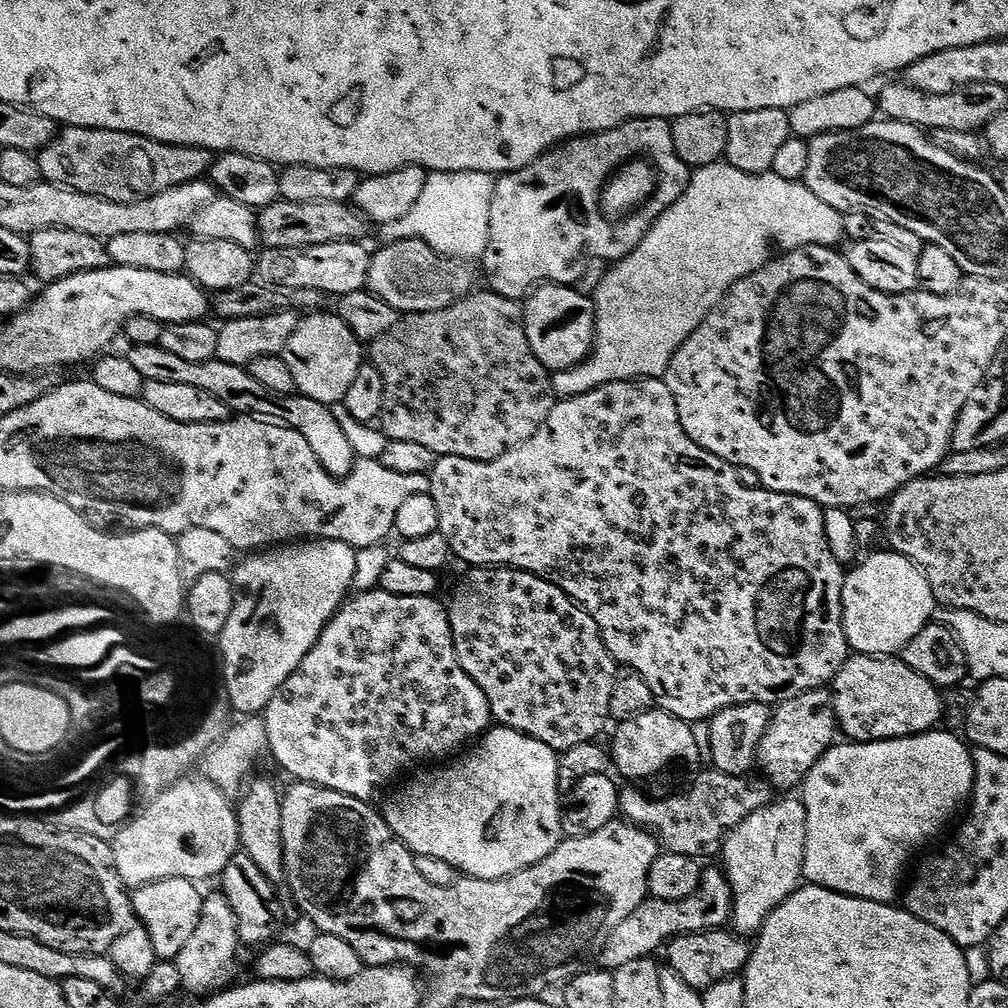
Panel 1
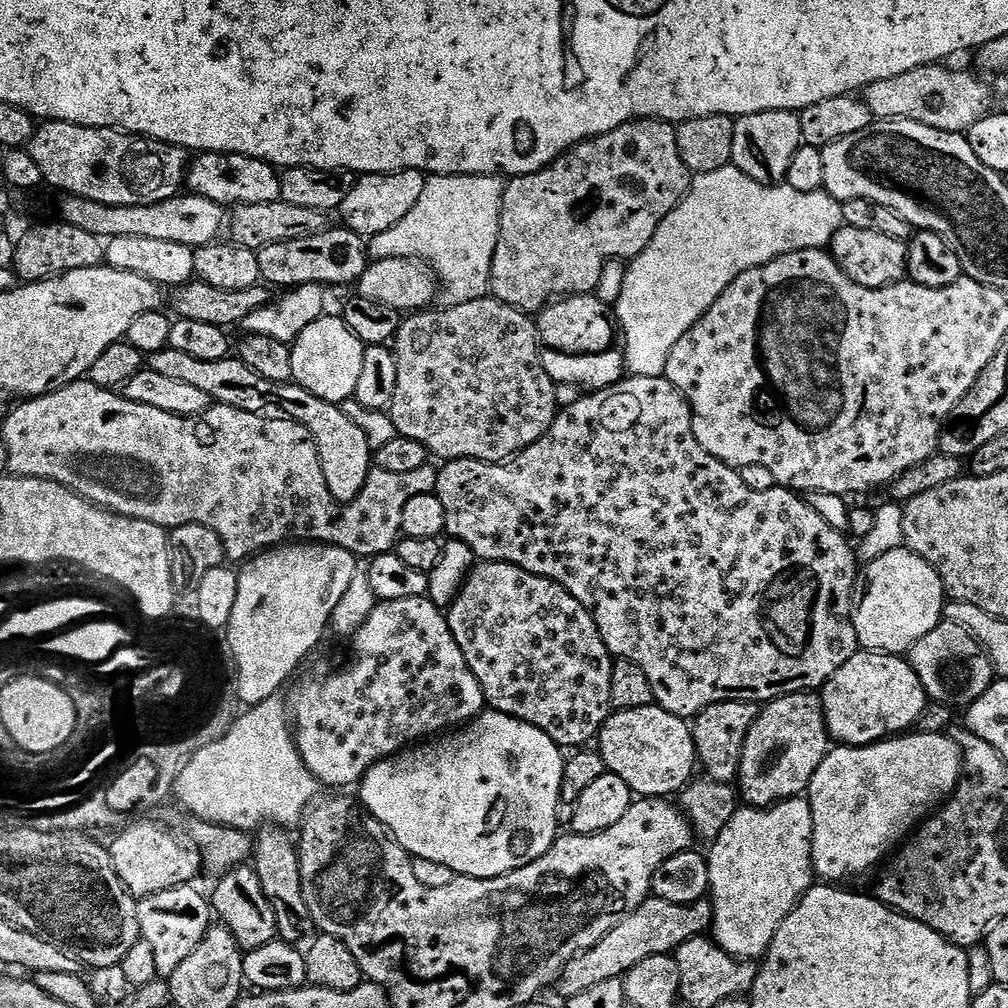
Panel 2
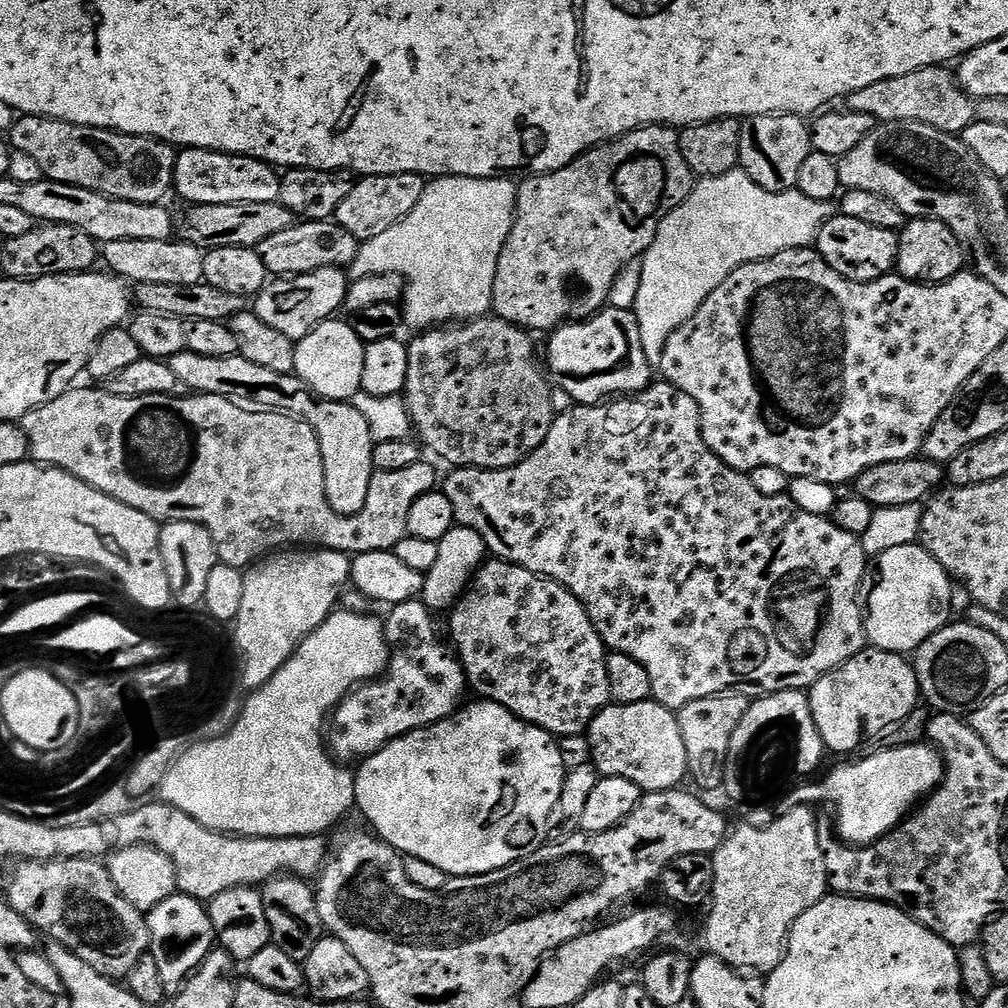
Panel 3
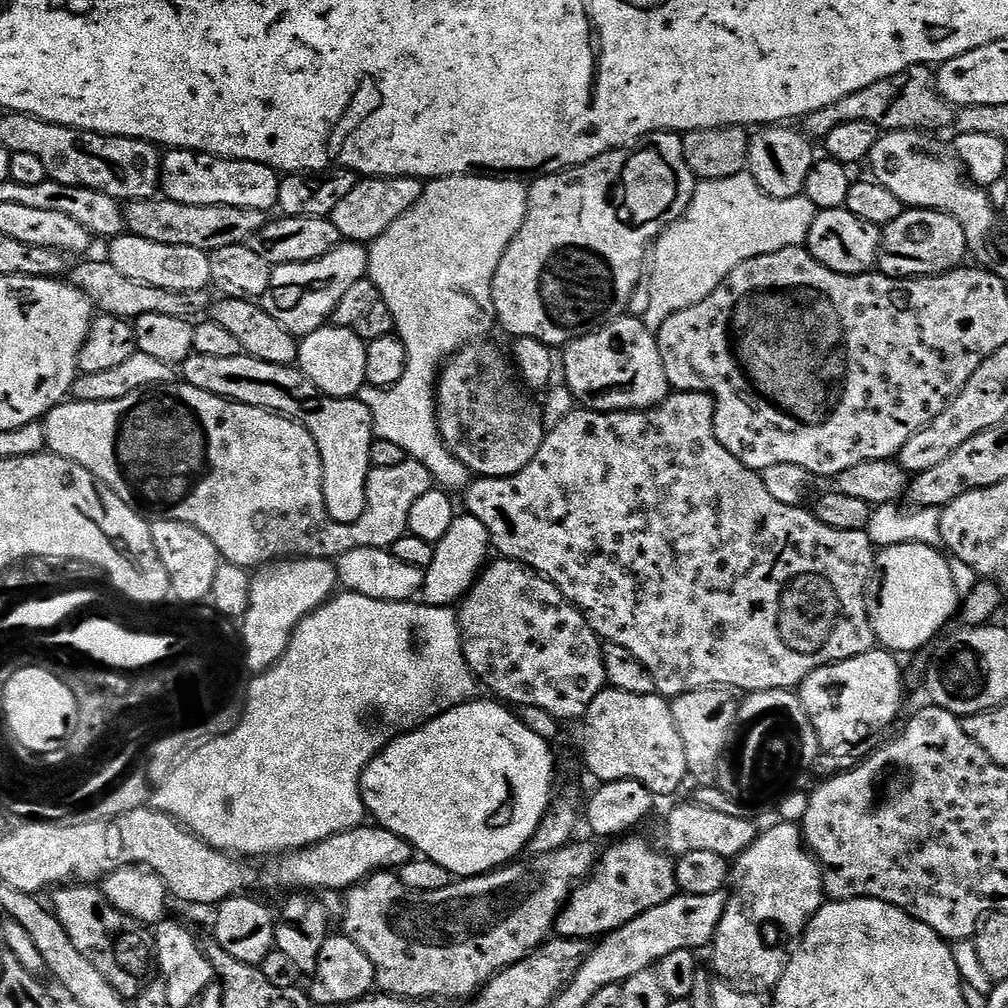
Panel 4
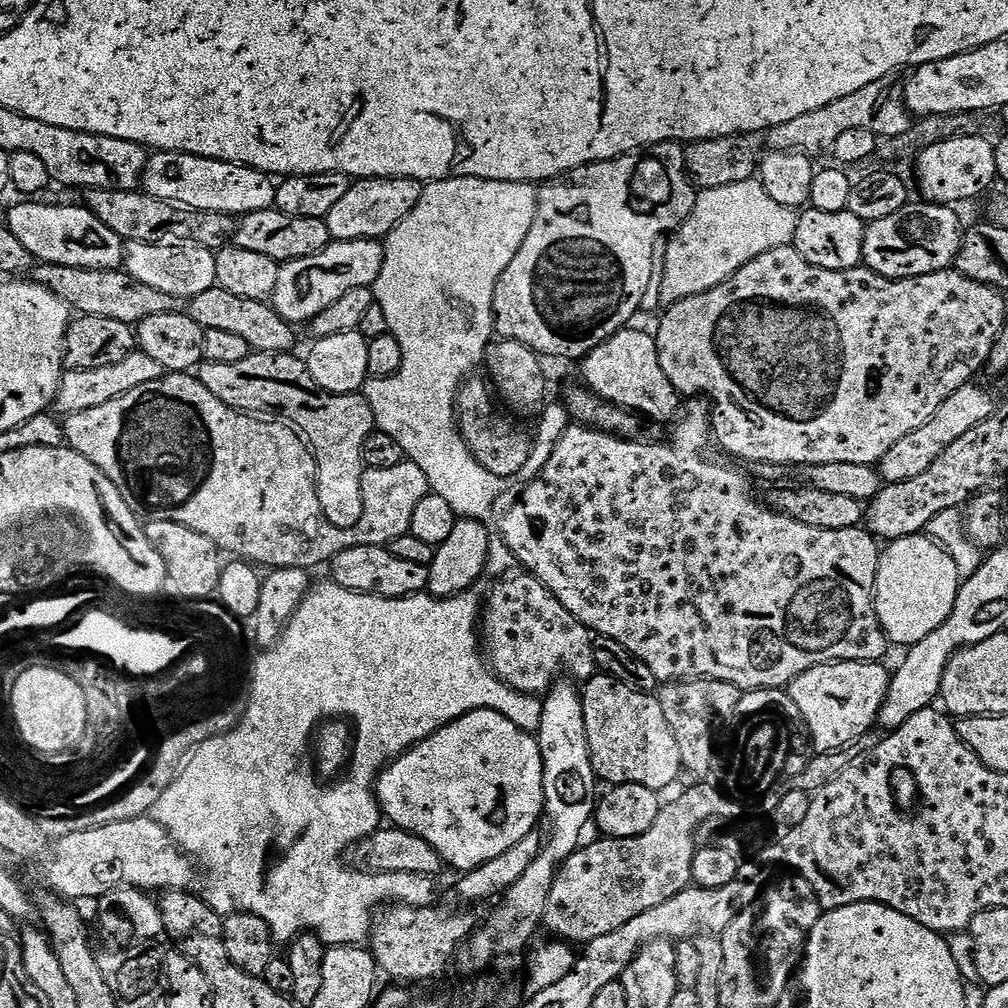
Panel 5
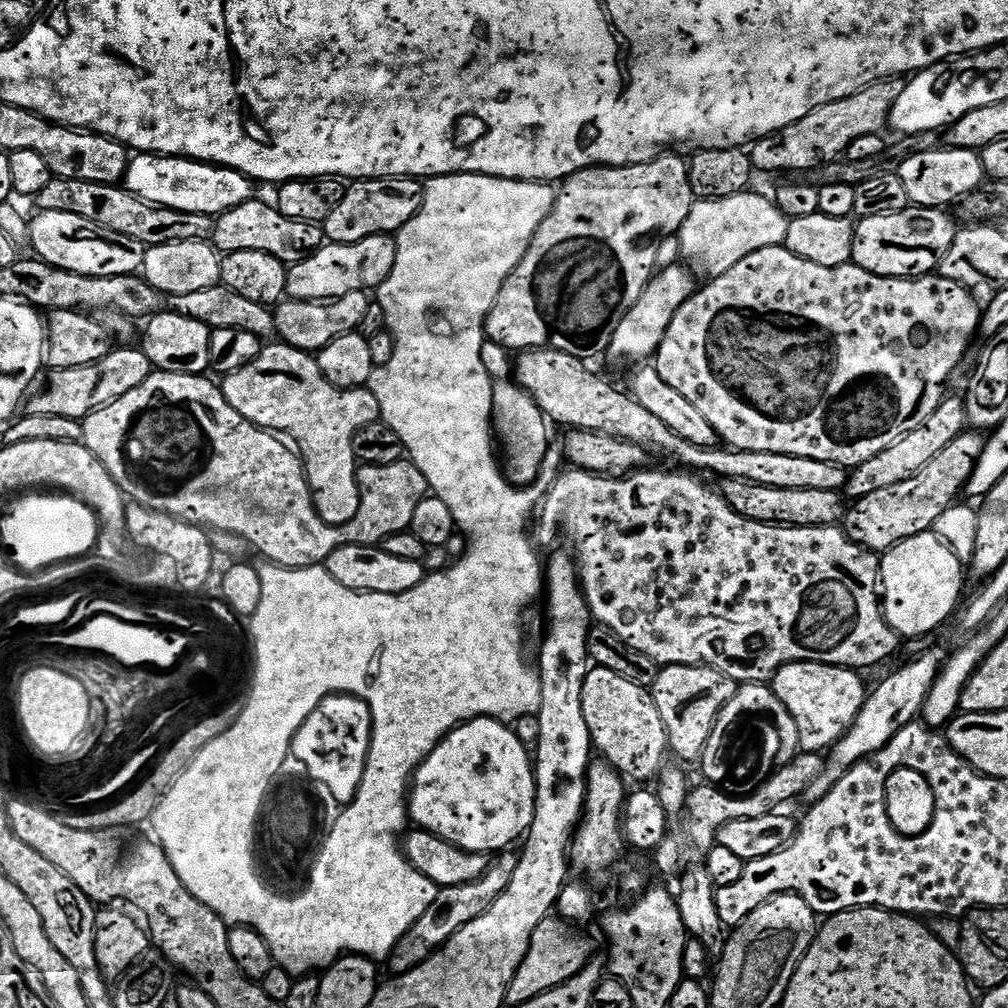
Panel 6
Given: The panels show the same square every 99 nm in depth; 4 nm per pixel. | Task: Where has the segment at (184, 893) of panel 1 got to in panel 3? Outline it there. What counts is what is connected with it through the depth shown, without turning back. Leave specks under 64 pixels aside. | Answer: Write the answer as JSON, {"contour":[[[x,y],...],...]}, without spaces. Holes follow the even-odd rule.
{"contour":[[[177,894],[158,902],[158,906],[146,913],[146,919],[150,955],[158,962],[158,975],[162,978],[165,993],[175,994],[216,944],[216,931],[208,917],[208,909],[199,900]]]}

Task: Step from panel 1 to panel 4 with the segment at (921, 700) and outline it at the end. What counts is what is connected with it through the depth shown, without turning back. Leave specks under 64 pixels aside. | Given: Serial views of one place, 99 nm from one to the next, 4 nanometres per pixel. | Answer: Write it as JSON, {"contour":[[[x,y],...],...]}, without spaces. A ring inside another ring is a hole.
{"contour":[[[877,646],[866,654],[858,654],[849,660],[839,660],[837,664],[827,664],[814,670],[798,686],[798,695],[810,722],[816,731],[821,749],[828,754],[840,754],[852,750],[855,744],[864,744],[871,736],[879,734],[896,720],[900,707],[904,704],[904,676],[900,664],[893,653]]]}

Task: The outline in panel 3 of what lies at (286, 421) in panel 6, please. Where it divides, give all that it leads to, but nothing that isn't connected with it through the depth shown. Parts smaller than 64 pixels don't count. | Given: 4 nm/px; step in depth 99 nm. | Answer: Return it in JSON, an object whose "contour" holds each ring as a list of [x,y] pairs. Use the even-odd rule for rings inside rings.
{"contour":[[[190,351],[179,352],[167,360],[170,370],[174,372],[174,378],[189,393],[202,396],[225,396],[233,402],[247,402],[260,410],[273,412],[287,412],[289,416],[299,416],[314,430],[318,438],[318,446],[322,454],[322,466],[324,467],[324,499],[331,508],[343,516],[353,516],[366,506],[366,494],[370,490],[370,478],[374,471],[372,466],[372,445],[374,443],[370,434],[370,426],[366,426],[366,418],[358,414],[358,410],[350,402],[343,400],[321,400],[310,388],[306,388],[300,377],[293,374],[274,374],[274,370],[266,370],[239,354],[230,358],[202,358],[202,354],[194,354]]]}

